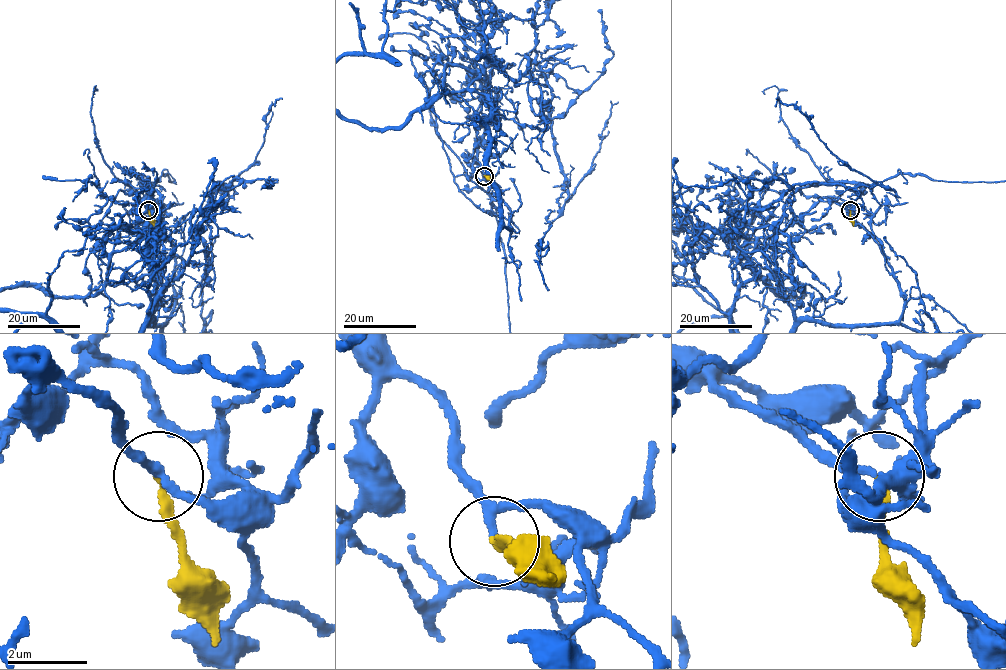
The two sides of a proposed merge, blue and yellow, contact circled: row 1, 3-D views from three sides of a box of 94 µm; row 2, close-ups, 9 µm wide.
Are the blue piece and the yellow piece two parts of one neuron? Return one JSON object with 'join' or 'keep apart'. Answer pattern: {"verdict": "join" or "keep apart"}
{"verdict": "join"}

